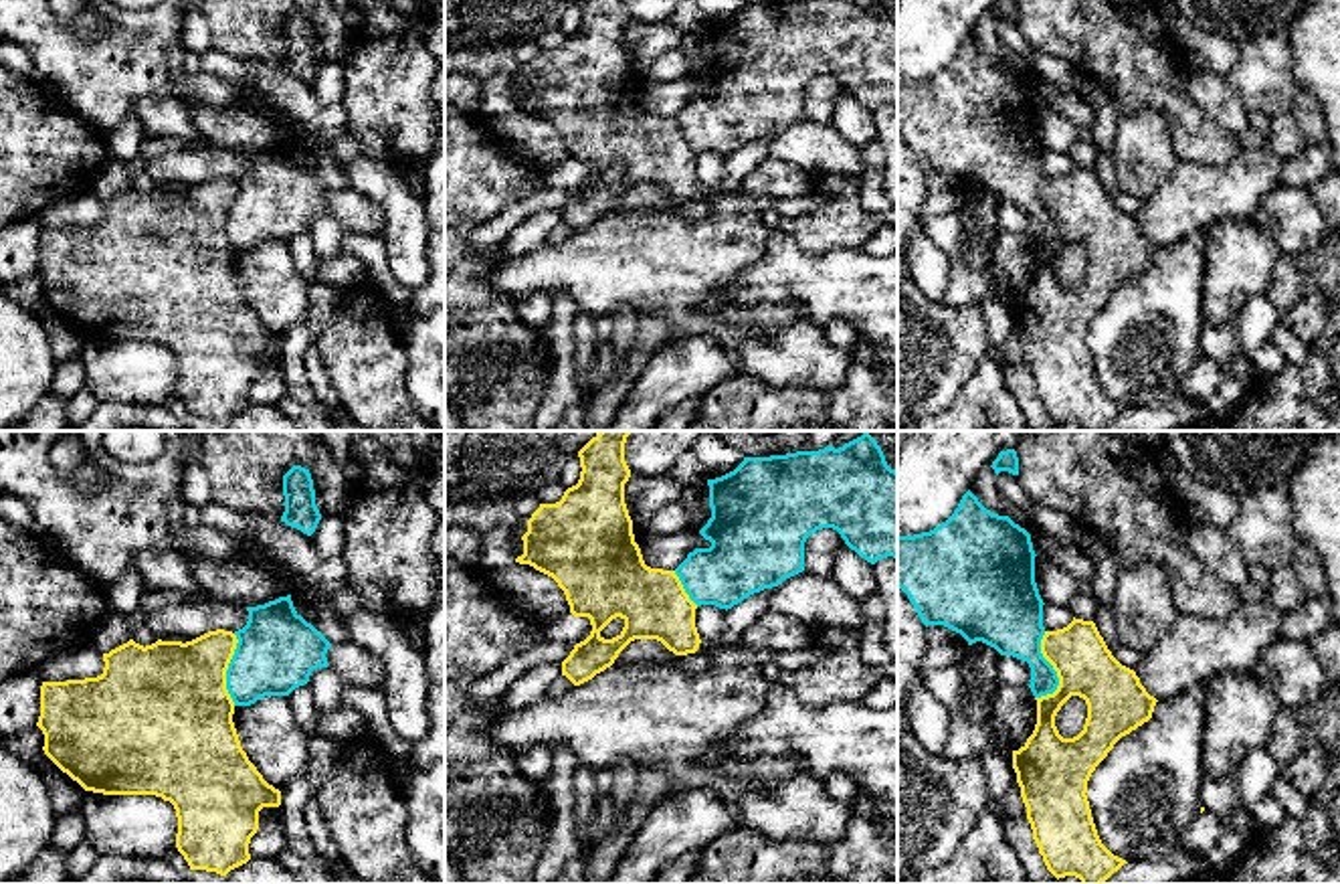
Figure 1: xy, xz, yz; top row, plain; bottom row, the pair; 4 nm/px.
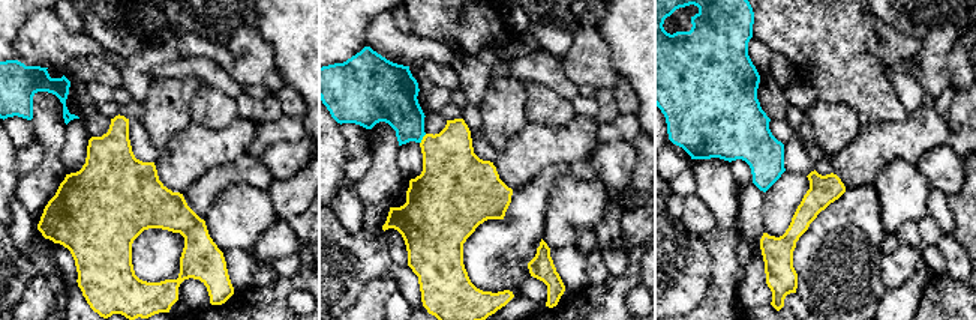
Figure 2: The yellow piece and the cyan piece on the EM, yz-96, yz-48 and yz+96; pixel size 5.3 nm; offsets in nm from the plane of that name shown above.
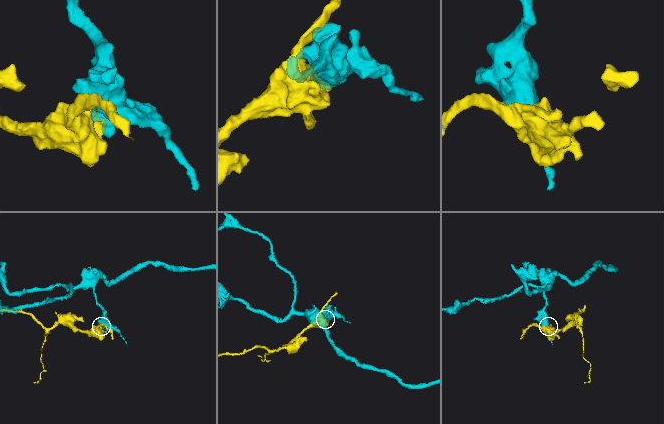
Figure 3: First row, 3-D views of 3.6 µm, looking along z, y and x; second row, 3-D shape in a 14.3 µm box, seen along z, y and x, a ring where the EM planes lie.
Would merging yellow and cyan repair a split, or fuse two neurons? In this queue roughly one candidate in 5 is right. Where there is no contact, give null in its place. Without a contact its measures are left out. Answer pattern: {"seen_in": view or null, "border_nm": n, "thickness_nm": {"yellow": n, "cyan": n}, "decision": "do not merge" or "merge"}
{"seen_in": "yz", "border_nm": 280, "thickness_nm": {"yellow": 240, "cyan": 260}, "decision": "do not merge"}

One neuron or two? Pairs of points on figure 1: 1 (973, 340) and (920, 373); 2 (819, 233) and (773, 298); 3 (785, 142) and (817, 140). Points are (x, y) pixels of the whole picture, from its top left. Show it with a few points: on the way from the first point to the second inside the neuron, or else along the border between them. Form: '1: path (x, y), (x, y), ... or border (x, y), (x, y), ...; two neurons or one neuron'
1: path (961, 340), (952, 340), (932, 361); one neuron
2: border (785, 227), (795, 243), (809, 253), (851, 247); two neurons
3: path (793, 142), (809, 142); one neuron

